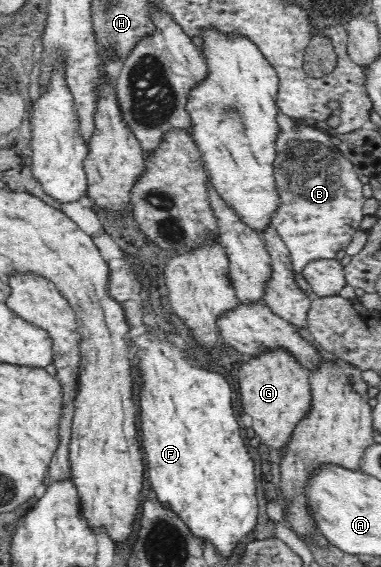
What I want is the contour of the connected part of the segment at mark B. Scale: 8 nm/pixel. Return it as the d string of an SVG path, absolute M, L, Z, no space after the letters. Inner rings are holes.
M312 117L295 120L297 126L289 131L279 130L276 139L276 158L274 161L274 178L279 194L278 208L272 215L272 226L282 237L290 252L292 271L302 272L307 263L317 259L336 259L337 253L345 250L351 243L353 235L360 231L364 206L363 183L355 166L337 149L339 138L334 133L324 133L315 127Z

